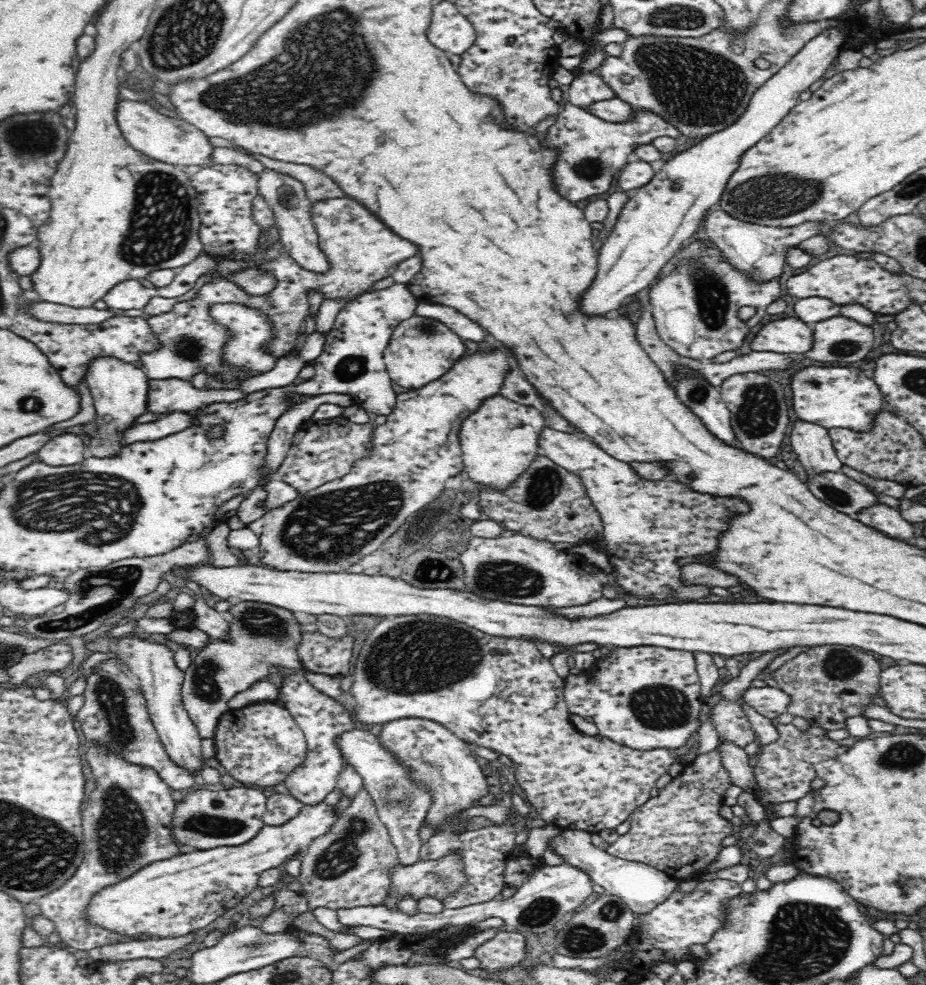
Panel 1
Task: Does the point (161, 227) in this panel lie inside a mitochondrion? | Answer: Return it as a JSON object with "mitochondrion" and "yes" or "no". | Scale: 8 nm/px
{"mitochondrion":"yes"}

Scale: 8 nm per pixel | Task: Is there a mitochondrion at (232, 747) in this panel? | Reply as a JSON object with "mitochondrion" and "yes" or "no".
{"mitochondrion":"no"}

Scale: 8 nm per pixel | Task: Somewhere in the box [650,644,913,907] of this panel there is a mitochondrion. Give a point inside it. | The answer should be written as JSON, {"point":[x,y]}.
{"point":[839,666]}

